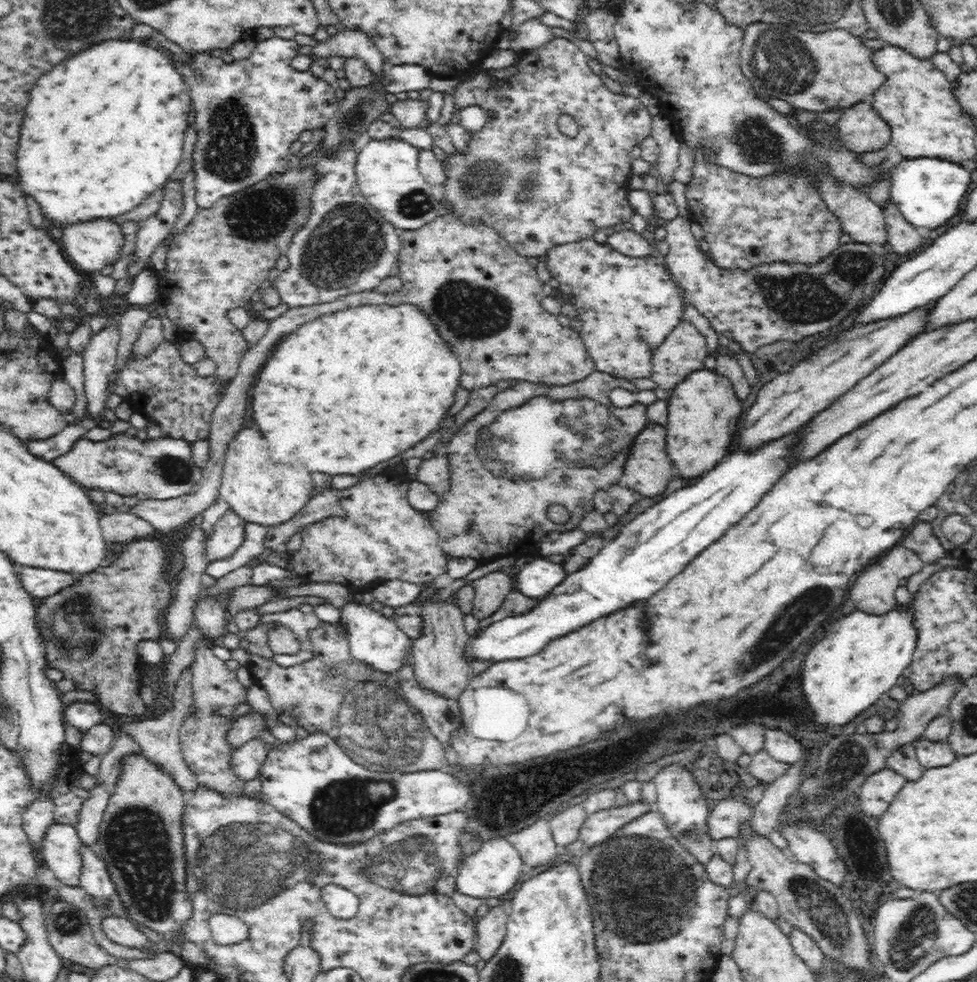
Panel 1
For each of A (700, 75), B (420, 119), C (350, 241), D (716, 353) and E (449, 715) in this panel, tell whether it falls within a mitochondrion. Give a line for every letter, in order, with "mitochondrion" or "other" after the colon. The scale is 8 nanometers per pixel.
A: other
B: other
C: mitochondrion
D: other
E: mitochondrion

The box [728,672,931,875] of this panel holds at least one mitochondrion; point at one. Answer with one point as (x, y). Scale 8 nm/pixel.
(849, 763)

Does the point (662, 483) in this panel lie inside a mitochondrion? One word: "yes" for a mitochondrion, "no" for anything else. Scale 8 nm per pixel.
no

